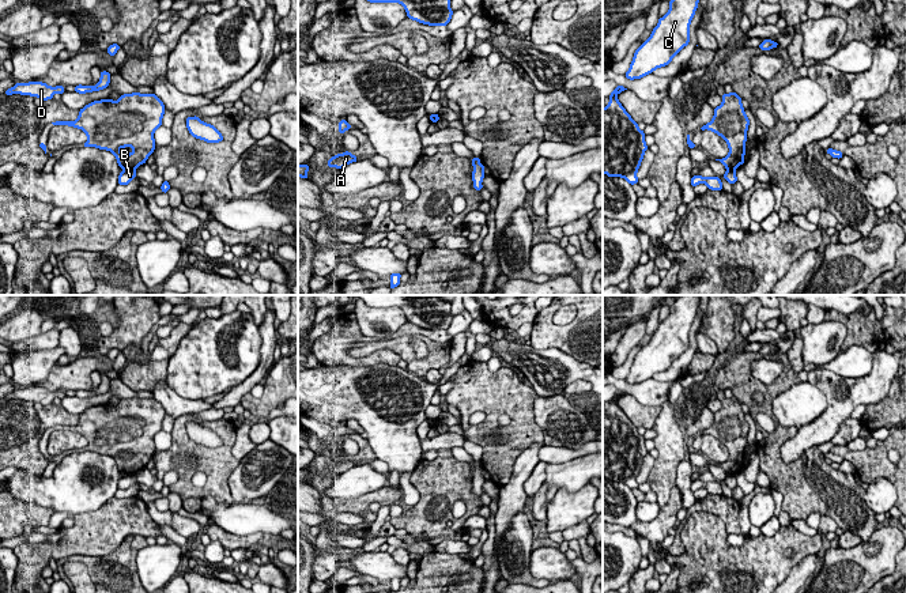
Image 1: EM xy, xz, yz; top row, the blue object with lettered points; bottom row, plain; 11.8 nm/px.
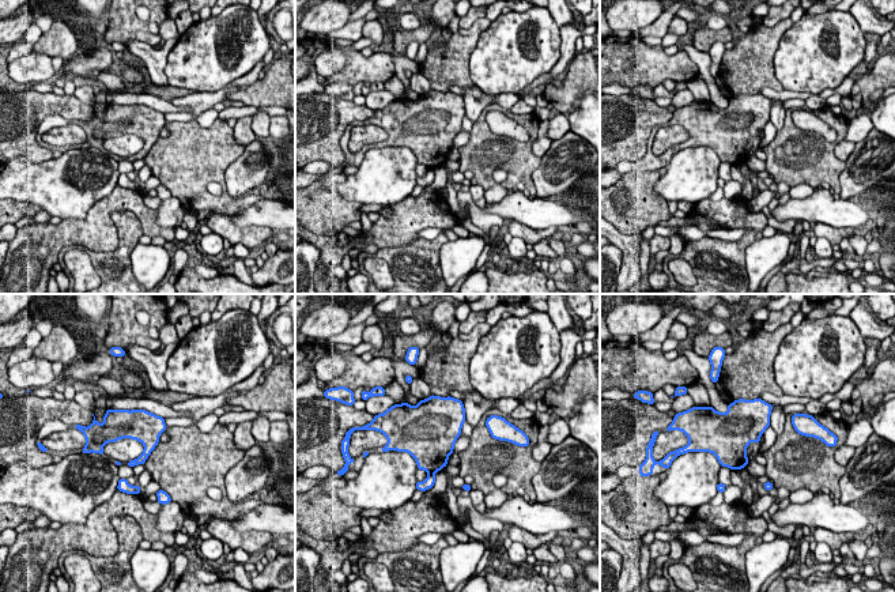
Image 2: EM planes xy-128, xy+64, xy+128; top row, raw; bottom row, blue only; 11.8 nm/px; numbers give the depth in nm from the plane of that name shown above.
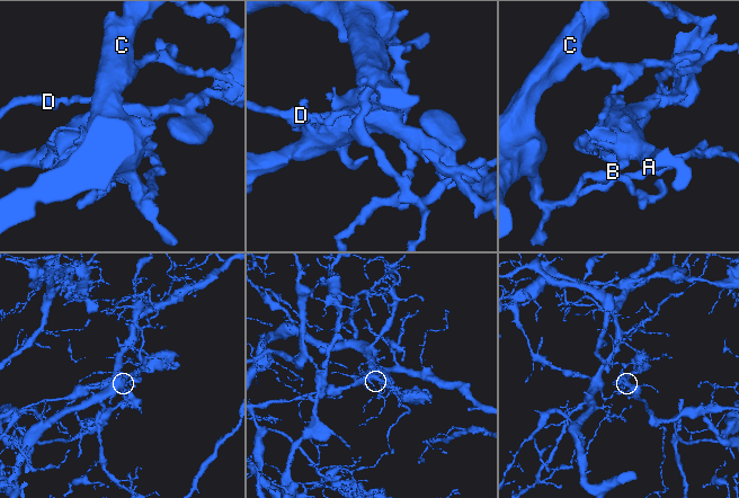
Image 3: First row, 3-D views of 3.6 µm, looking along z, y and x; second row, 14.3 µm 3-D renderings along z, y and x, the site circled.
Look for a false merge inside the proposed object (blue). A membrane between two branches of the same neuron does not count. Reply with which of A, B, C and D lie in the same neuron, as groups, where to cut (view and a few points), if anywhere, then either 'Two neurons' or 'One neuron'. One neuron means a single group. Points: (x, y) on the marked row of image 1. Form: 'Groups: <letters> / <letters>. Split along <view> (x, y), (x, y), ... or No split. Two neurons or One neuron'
Groups: A / B C D. Split along xy (125, 169), (133, 170). Two neurons

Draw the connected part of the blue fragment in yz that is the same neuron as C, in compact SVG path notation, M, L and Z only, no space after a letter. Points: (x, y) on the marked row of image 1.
M671 0L669 11L658 19L652 35L635 50L627 79L641 79L668 65L690 42L690 24L699 0Z

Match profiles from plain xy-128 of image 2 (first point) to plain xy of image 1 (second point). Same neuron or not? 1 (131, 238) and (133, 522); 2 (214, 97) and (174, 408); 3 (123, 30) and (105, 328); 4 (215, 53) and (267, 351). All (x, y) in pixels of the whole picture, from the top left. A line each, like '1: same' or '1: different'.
1: different
2: different
3: different
4: different

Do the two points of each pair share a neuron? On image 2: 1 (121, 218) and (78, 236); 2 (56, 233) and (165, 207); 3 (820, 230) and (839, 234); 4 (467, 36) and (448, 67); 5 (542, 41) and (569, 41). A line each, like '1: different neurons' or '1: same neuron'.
1: different neurons
2: different neurons
3: same neuron
4: same neuron
5: different neurons

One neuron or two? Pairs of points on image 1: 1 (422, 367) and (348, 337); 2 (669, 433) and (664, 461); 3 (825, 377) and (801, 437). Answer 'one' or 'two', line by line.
1: two
2: one
3: one

